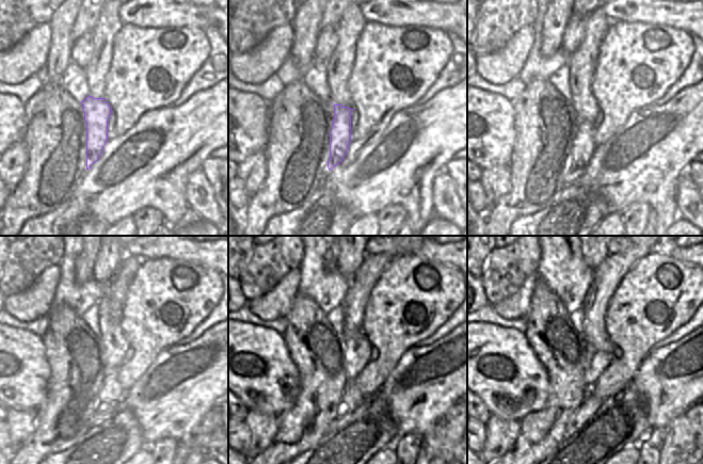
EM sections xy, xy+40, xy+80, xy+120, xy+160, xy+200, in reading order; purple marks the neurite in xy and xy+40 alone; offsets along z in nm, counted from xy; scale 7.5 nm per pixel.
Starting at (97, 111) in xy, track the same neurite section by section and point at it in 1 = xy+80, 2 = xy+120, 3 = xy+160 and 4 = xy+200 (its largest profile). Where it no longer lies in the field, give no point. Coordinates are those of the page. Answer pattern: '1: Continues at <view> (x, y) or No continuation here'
1: Continues at xy+80 (584, 145)
2: Continues at xy+120 (111, 394)
3: Continues at xy+160 (352, 398)
4: Continues at xy+200 (591, 404)

